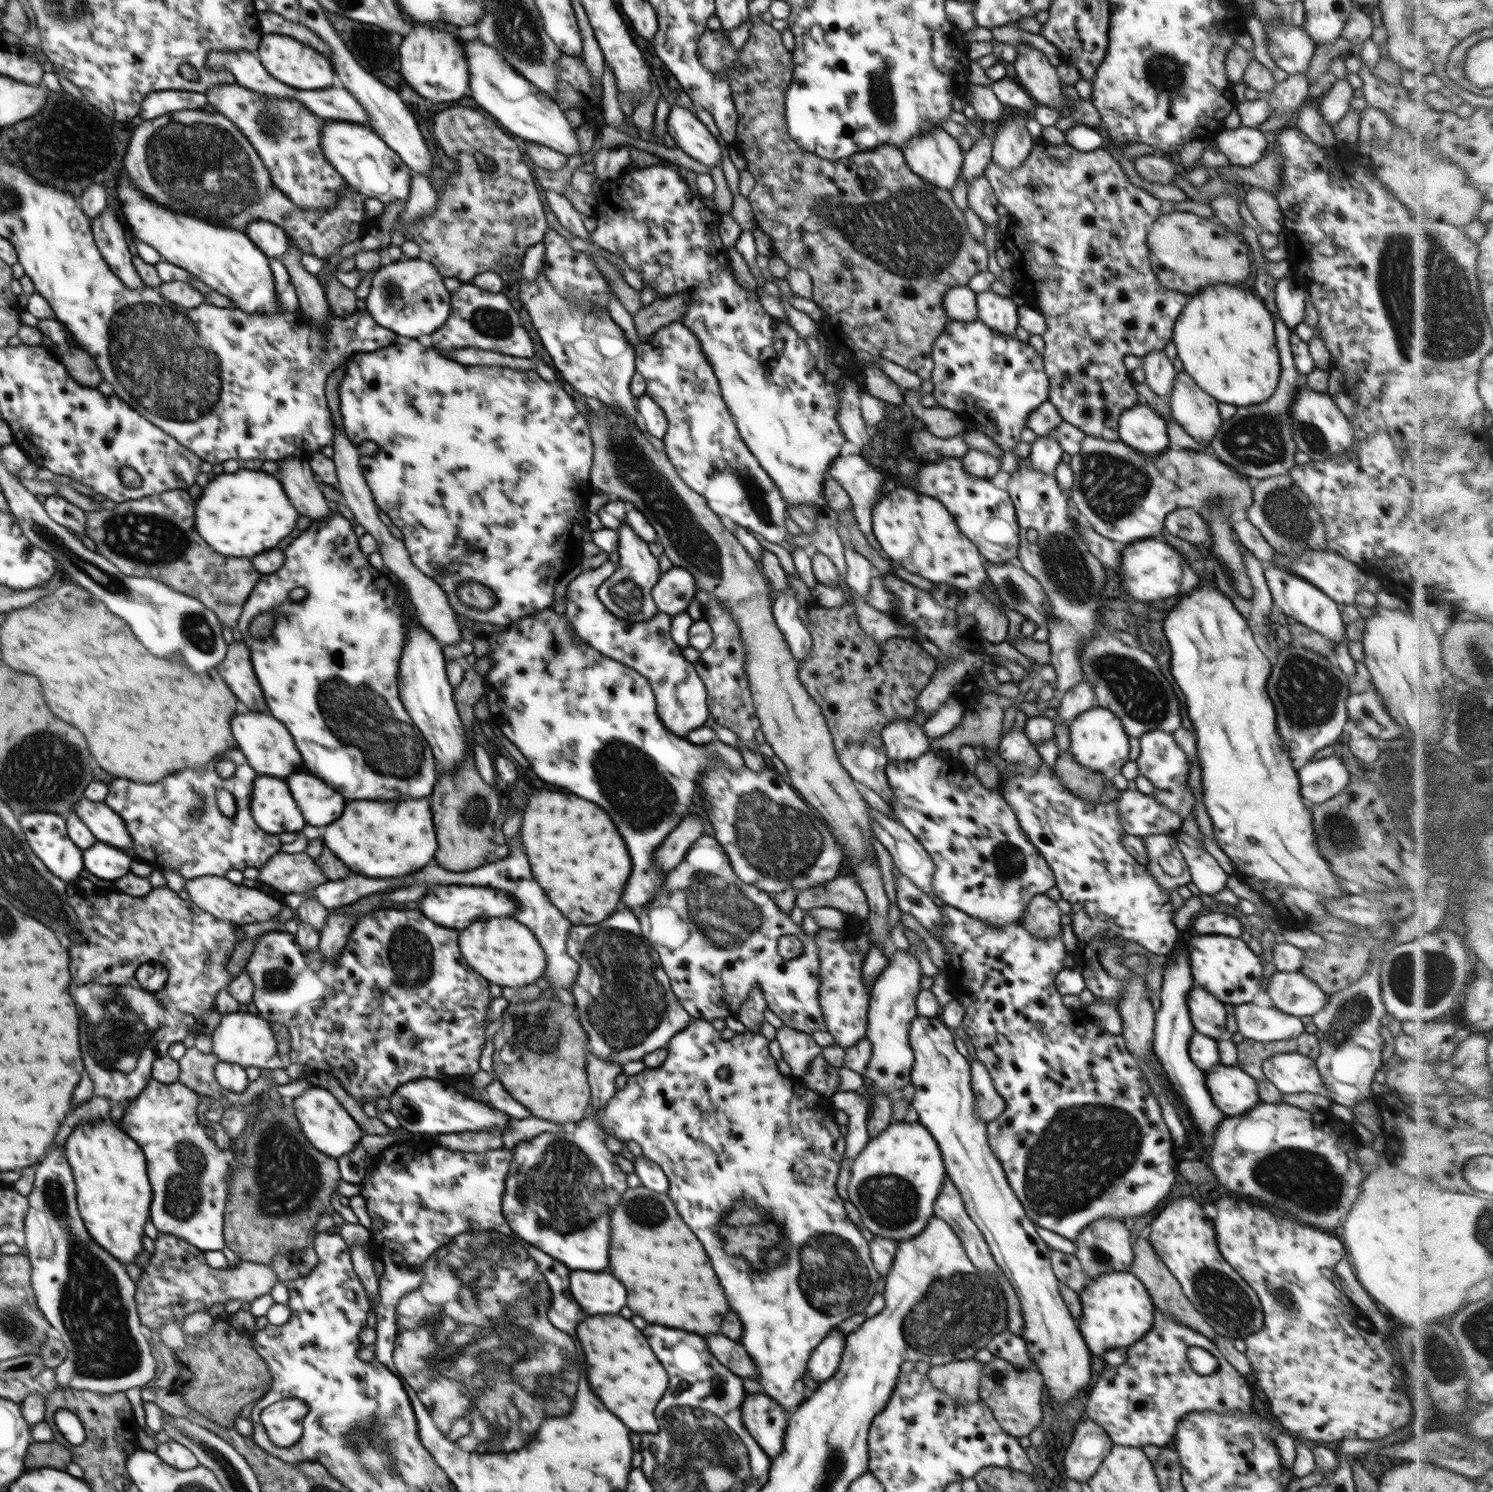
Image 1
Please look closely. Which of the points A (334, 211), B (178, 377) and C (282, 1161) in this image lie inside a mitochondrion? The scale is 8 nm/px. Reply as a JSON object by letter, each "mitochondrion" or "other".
{"A":"other","B":"mitochondrion","C":"mitochondrion"}

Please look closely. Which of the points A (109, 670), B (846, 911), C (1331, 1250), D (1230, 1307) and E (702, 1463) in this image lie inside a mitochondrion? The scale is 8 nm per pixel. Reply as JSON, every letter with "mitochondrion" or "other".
{"A":"other","B":"other","C":"other","D":"mitochondrion","E":"mitochondrion"}

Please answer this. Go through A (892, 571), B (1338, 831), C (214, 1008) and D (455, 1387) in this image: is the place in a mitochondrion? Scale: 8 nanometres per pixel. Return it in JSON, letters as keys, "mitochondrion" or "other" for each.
{"A":"other","B":"mitochondrion","C":"other","D":"mitochondrion"}

